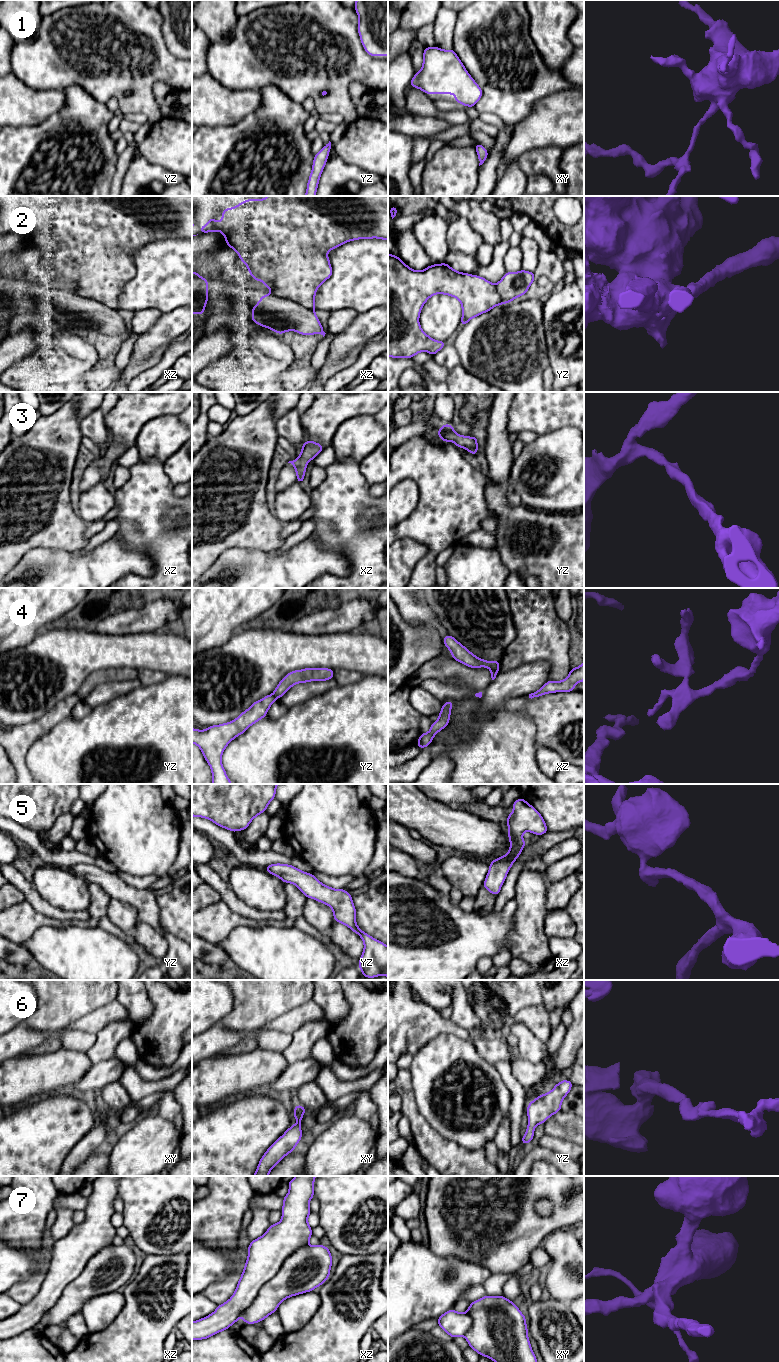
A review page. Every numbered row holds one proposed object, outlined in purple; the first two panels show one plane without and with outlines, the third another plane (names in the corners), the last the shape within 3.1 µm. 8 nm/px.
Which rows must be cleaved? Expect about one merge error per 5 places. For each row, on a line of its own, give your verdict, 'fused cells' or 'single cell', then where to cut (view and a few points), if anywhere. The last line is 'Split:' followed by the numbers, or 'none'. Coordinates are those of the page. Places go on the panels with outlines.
1: single cell; no cut
2: single cell; no cut
3: single cell; no cut
4: fused cells; cut in yz along (272, 694), (276, 698)
5: single cell; no cut
6: single cell; no cut
7: single cell; no cut
Split: 4

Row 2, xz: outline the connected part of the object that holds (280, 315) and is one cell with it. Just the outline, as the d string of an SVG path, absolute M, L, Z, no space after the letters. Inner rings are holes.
M267 196L265 199L247 199L235 207L225 208L220 222L217 222L214 217L209 218L209 221L199 228L199 231L202 233L221 232L225 236L226 245L234 249L238 253L239 259L246 264L249 275L255 278L255 281L263 282L266 288L272 290L269 295L262 295L258 303L252 308L251 318L253 322L281 335L286 331L296 331L301 335L321 334L324 337L326 333L315 314L315 294L319 286L333 273L327 252L344 243L358 239L378 238L388 241L388 196Z

